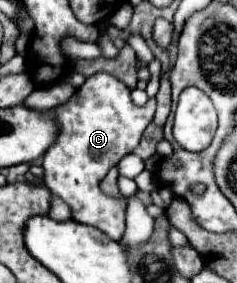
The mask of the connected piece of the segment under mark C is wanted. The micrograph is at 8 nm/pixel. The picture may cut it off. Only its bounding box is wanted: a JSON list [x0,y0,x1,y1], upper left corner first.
[44,70,170,240]

